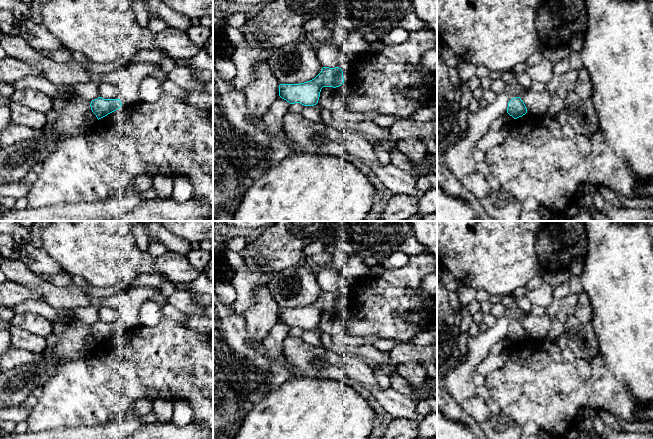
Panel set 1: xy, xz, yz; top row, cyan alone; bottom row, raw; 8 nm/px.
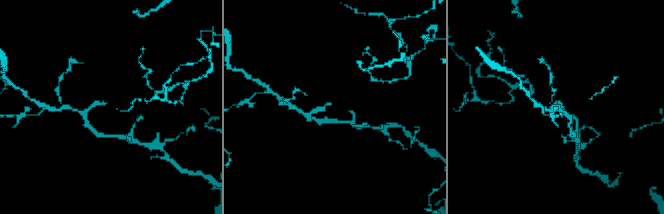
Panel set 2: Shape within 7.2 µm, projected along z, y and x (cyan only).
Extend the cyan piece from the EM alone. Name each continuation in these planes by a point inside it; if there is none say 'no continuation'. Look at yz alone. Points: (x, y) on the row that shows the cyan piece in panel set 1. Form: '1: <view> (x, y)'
no continuation

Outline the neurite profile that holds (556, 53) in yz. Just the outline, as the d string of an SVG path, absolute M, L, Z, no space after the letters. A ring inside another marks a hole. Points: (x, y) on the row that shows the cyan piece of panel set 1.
M558 45L554 47L543 48L544 59L551 60L554 63L559 60L569 58L570 52L571 50L568 45Z

